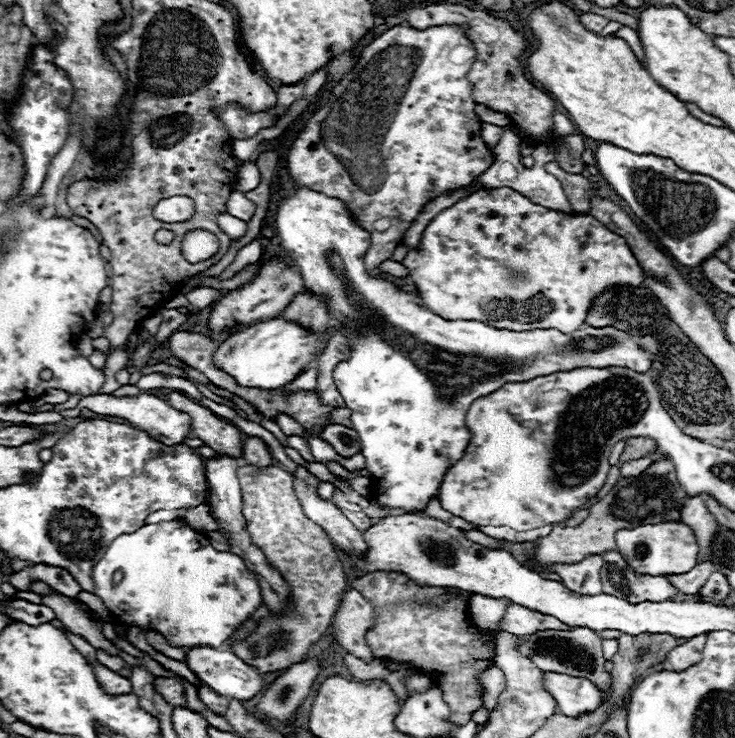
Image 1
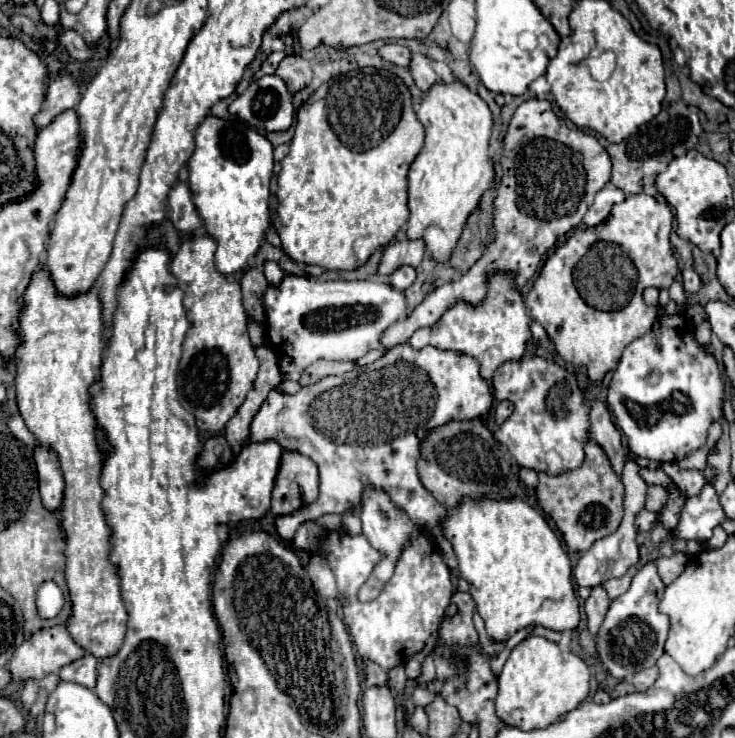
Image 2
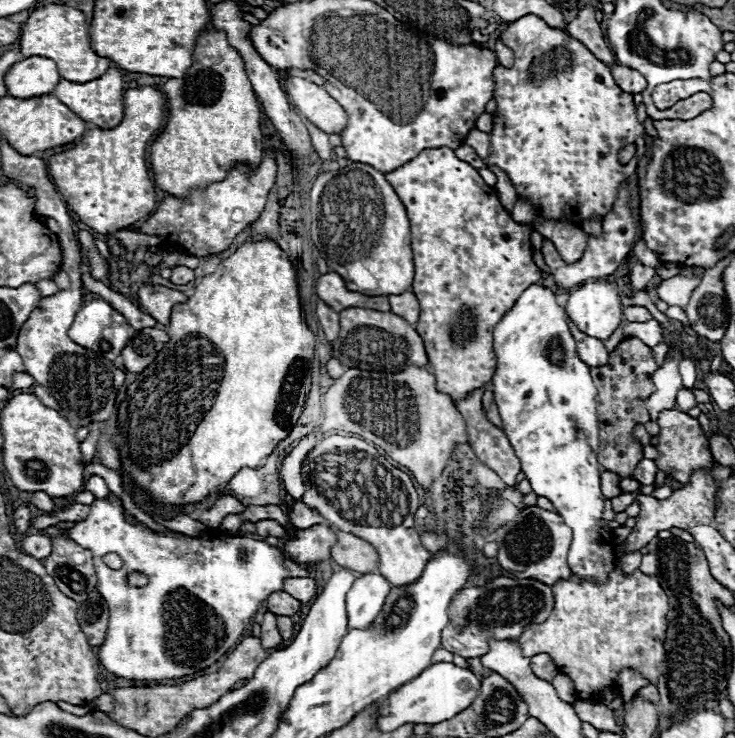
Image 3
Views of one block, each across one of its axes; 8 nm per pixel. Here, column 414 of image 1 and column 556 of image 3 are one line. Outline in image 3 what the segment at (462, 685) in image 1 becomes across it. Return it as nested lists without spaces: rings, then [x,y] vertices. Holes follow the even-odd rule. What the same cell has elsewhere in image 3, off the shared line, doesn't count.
[[[616,566],[604,584],[592,584],[572,574],[568,580],[556,582],[552,592],[556,604],[550,618],[542,624],[530,624],[518,640],[524,656],[538,654],[538,648],[556,648],[552,652],[548,650],[548,654],[552,654],[558,670],[570,676],[580,700],[596,698],[604,686],[606,690],[614,690],[620,672],[626,668],[636,670],[650,684],[658,684],[658,666],[666,660],[666,614],[670,606],[656,576],[640,570],[624,574]]]

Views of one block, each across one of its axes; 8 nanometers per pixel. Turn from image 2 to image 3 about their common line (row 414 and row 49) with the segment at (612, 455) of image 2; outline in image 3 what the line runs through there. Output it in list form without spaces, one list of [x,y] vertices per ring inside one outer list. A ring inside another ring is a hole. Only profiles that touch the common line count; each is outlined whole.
[[[586,6],[580,10],[578,18],[572,20],[568,26],[566,26],[566,32],[580,40],[582,44],[586,44],[586,48],[600,60],[604,62],[606,66],[612,66],[616,64],[616,58],[608,46],[608,42],[604,40],[604,34],[602,34],[602,28],[600,24],[596,22],[594,18],[594,6]]]

